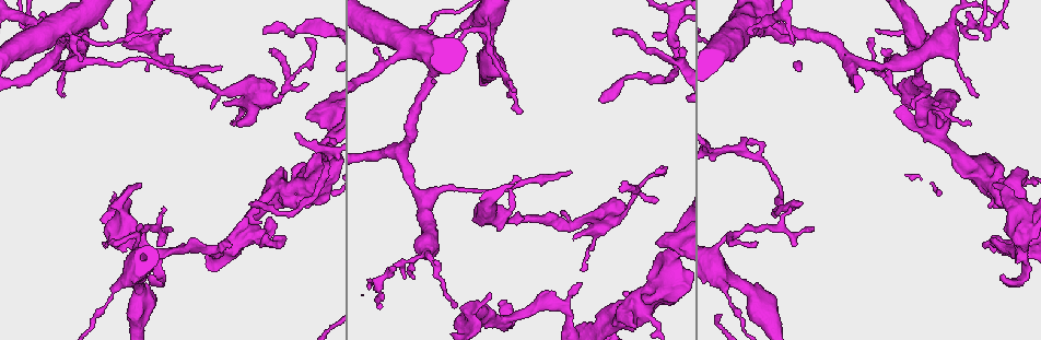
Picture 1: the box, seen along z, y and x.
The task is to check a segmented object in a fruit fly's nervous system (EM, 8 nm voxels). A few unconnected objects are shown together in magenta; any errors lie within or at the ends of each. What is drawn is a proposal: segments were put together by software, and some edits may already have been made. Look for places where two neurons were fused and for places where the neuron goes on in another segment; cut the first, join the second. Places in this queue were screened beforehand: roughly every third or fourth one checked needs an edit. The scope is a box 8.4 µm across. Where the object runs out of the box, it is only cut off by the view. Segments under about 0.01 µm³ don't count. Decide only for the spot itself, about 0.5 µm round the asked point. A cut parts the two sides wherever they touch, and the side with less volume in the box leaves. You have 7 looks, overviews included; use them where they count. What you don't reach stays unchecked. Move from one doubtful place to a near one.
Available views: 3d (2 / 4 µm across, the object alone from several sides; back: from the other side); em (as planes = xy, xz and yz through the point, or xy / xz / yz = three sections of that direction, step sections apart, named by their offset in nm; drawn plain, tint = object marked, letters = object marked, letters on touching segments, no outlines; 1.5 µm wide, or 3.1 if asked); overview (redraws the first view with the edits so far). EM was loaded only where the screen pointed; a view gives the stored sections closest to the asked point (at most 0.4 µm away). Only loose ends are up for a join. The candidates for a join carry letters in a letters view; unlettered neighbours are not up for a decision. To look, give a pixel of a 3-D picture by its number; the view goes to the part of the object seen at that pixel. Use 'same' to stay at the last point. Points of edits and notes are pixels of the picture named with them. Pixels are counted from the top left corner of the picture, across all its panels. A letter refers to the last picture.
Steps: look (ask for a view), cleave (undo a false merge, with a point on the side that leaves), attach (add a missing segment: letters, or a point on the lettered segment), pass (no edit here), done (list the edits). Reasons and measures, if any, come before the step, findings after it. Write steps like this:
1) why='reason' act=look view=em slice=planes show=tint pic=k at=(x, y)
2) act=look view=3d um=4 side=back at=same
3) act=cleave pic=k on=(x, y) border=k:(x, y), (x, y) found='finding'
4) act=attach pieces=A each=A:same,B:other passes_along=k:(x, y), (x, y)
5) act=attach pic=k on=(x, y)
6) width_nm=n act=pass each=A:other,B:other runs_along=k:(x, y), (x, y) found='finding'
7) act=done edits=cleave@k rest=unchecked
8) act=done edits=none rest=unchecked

why='abrupt turn' act=look view=3d um=2 pic=1 at=(631, 74)

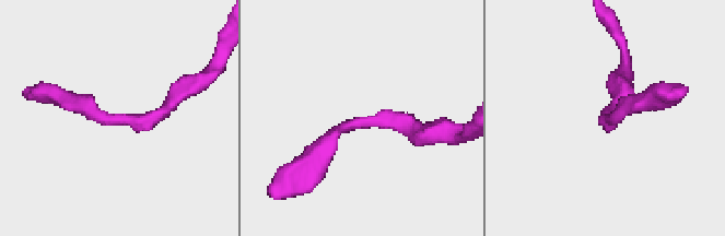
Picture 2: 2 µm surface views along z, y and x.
why='need the tissue' act=look view=em slice=xy step=8 show=tint pic=2 at=(363, 121)

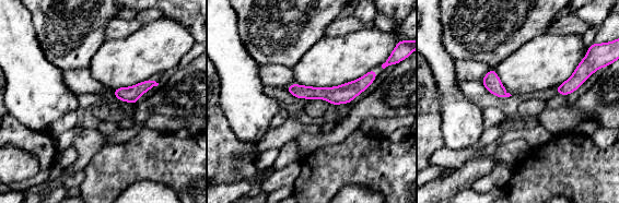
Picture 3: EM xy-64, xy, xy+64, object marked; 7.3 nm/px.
why='what lies round it' act=look view=em slice=xy step=8 show=letters at=same

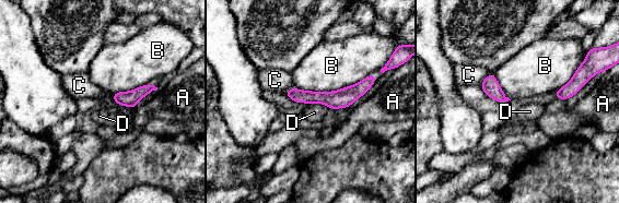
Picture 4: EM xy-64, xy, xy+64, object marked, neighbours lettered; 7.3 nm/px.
act=pass each=A:other,B:other,C:other,D:other border=4:(490, 72), (479, 85) found='continuous, no second neuron'

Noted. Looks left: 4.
why='thin end' act=look view=em um=3.1 slice=planes show=letters pic=1 at=(232, 123)

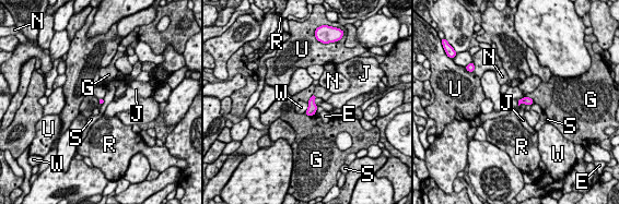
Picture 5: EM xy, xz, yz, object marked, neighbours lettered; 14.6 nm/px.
width_nm=70 act=pass each=E:other,G:other,J:other,N:other,R:other,S:other,U:other,W:other border=5:(307, 103), (307, 109), (304, 112) found='no lettered segment goes on from it'

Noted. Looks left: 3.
why='thin end' act=look view=3d um=2 pic=1 at=(618, 188)

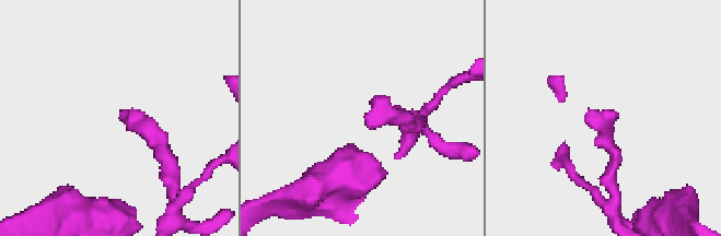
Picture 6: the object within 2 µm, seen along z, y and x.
act=look view=em slice=xz step=8 show=plain pic=6 at=(608, 111)

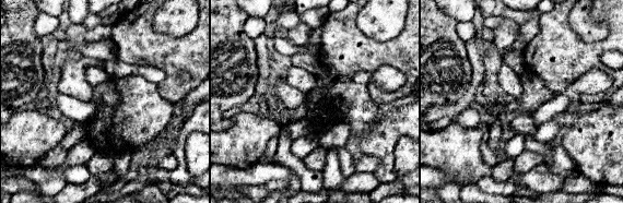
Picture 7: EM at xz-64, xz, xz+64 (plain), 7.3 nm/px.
act=look view=em slice=xz step=8 show=letters at=same

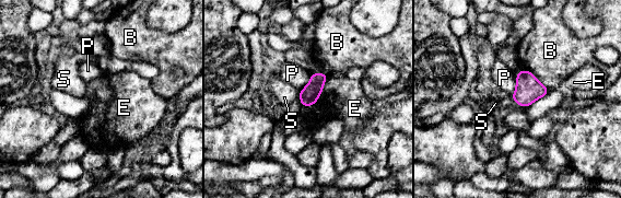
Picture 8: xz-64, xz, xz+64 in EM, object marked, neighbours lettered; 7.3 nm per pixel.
act=pass each=B:other,E:other,P:other,S:other border=8:(328, 76), (318, 98), (304, 108) found='none of them fits'

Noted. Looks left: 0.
act=done edits=none rest=unchecked

